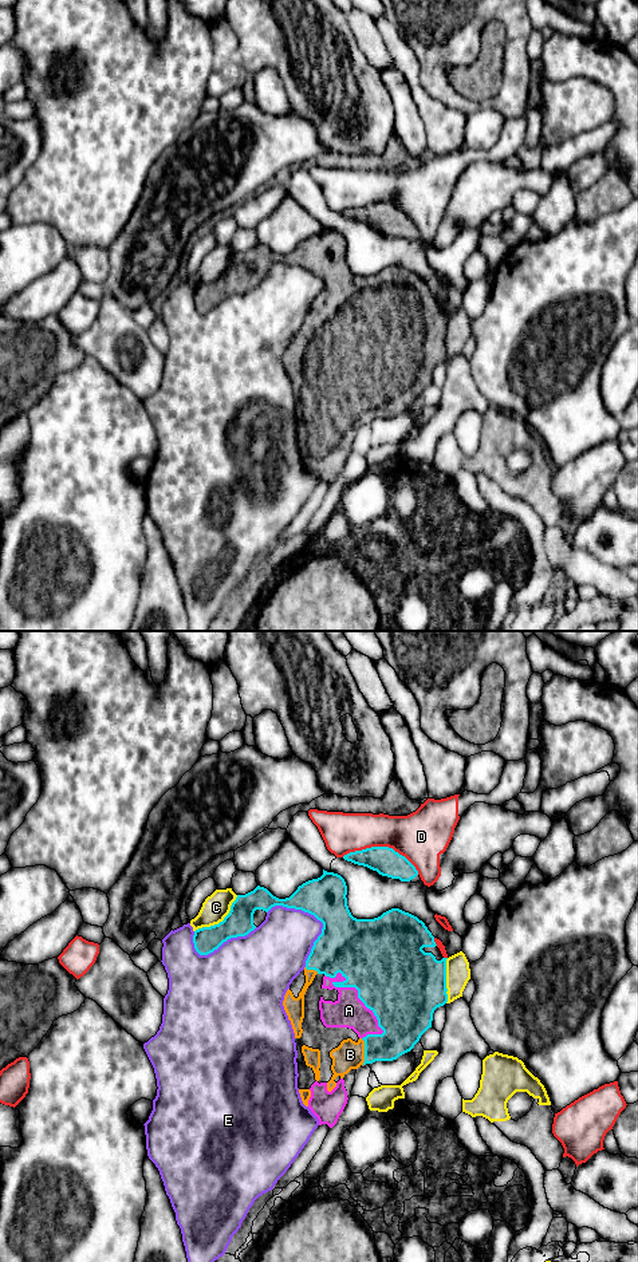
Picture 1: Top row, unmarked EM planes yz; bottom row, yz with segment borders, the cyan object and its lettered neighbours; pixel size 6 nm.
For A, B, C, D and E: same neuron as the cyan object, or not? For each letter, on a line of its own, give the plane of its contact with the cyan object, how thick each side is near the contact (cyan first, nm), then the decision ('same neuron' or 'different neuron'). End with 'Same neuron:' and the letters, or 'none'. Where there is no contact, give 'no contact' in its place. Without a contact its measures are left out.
A: contact in yz; calibres 480 and 190 nm; same neuron
B: contact in yz; calibres 220 and 170 nm; same neuron
C: contact in yz; calibres 170 and 160 nm; different neuron
D: contact in yz; calibres 170 and 300 nm; different neuron
E: contact in yz; calibres 340 and 340 nm; different neuron
Same neuron: A, B

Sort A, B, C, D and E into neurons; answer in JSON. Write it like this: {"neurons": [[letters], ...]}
{"neurons": [["A", "B"], ["C"], ["D"], ["E"]]}

